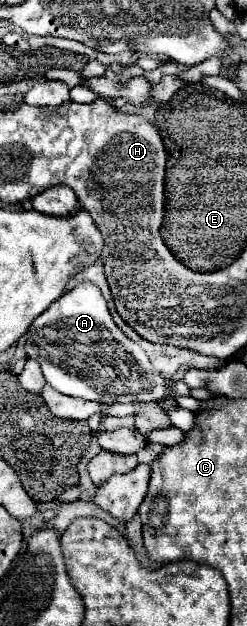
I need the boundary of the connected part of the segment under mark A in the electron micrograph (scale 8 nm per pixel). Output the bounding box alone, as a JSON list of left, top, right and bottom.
[25,281,165,405]

